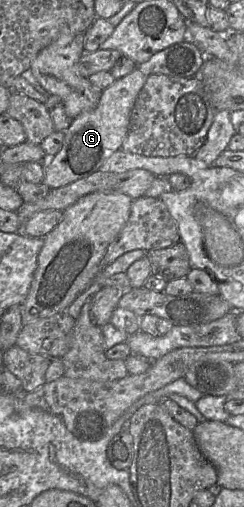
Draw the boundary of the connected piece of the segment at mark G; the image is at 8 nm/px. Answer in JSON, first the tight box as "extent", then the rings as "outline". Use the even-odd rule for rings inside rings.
{"extent":[42,68,148,189],"outline":[[[137,68],[102,90],[101,98],[93,110],[85,111],[71,120],[64,131],[63,144],[52,157],[42,160],[43,183],[50,189],[57,189],[98,171],[104,161],[115,151],[121,149],[129,128],[131,111],[135,100],[148,76]]]}

